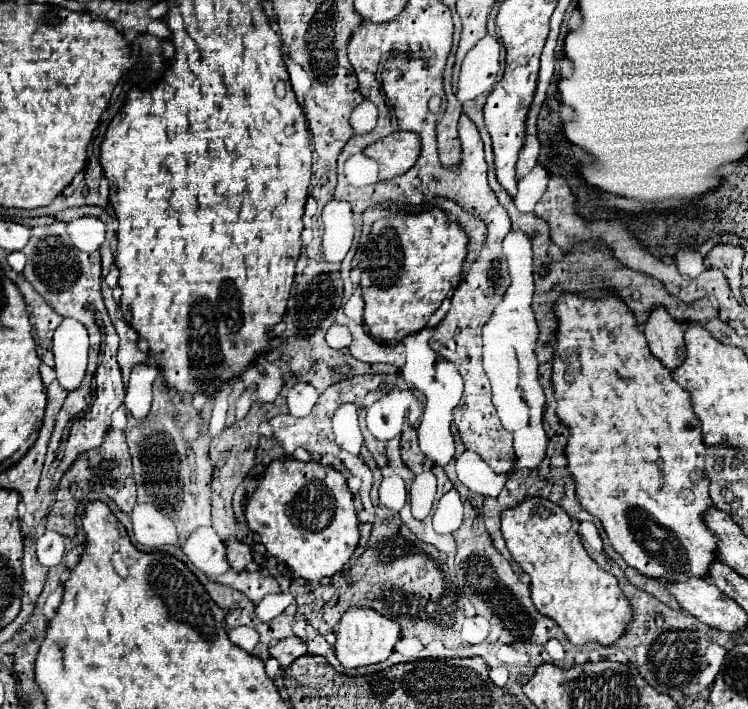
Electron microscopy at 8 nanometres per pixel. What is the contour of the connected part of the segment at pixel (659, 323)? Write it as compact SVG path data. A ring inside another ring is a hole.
M656 308L644 324L644 334L652 354L672 372L686 356L684 326L678 324L664 308Z

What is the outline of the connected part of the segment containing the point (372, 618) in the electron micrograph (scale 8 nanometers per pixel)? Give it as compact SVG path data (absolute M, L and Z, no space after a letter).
M350 608L336 626L334 652L344 668L358 668L358 666L378 664L378 662L386 660L392 654L394 644L398 640L400 640L400 624L398 622L378 614L372 608Z

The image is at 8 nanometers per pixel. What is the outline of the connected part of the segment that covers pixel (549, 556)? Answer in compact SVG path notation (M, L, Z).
M528 498L518 508L506 510L502 514L502 534L506 538L506 546L514 560L522 566L522 570L532 578L530 590L532 590L532 602L538 608L540 614L552 618L562 632L568 636L568 640L574 646L584 646L590 642L598 642L602 646L612 646L618 642L620 636L624 636L628 622L632 622L632 606L628 604L628 598L618 588L618 580L602 570L584 550L578 532L572 532L572 524L568 514L556 506L554 502L548 502L544 498Z

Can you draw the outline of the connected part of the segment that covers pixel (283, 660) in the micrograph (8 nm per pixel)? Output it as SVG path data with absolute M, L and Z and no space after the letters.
M296 636L284 638L284 640L276 642L274 646L270 646L270 648L268 648L268 654L270 654L272 658L276 658L282 668L286 668L286 666L290 666L296 658L300 658L300 656L306 654L306 644L304 644L300 638L296 638Z

